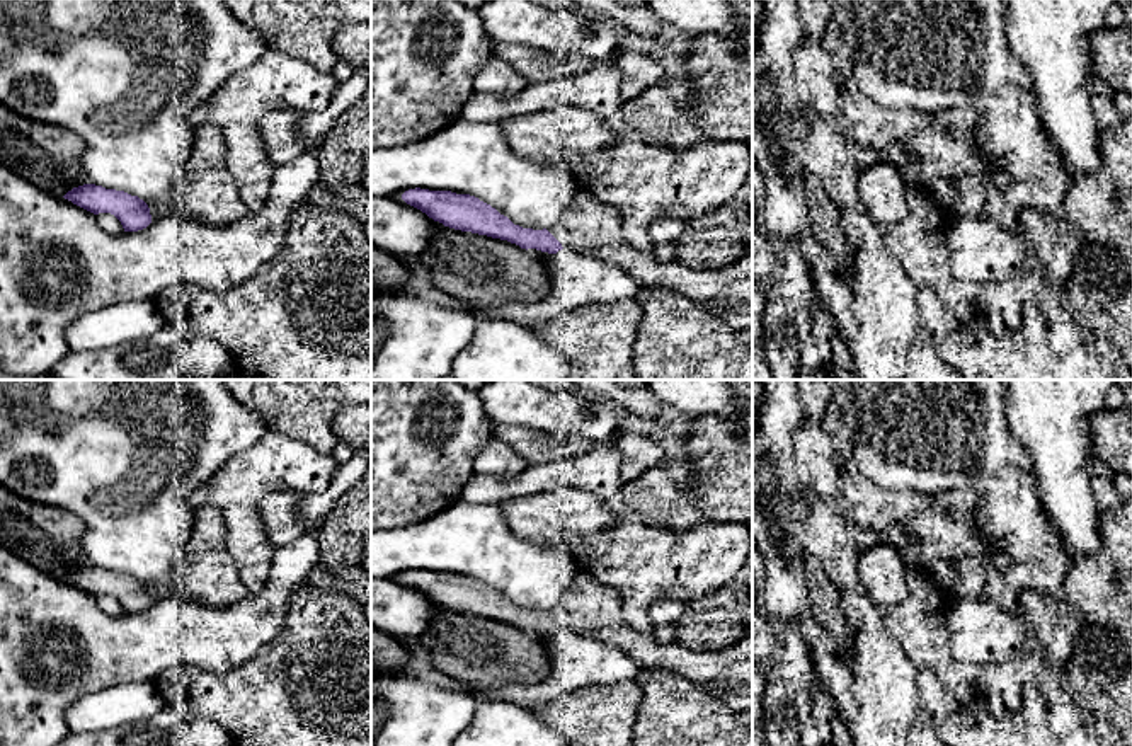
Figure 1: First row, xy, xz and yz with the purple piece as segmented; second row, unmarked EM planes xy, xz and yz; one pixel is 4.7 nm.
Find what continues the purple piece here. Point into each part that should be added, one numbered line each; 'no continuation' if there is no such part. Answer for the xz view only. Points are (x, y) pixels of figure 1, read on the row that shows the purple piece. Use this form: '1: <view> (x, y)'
1: xz (588, 227)

